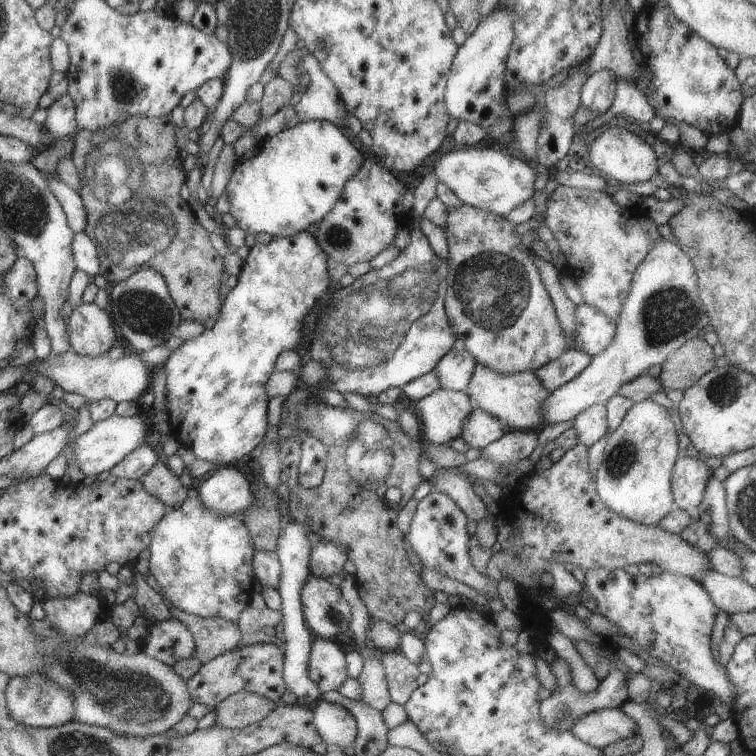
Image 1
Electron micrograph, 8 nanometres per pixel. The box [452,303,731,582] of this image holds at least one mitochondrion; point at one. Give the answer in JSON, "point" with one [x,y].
{"point":[622,460]}

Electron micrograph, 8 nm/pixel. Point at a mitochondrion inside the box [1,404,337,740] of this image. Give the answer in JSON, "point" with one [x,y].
{"point":[129,696]}

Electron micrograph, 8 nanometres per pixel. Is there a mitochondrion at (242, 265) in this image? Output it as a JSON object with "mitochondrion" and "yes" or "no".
{"mitochondrion":"no"}

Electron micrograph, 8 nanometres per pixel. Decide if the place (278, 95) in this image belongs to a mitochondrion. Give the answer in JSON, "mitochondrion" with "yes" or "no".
{"mitochondrion":"no"}

